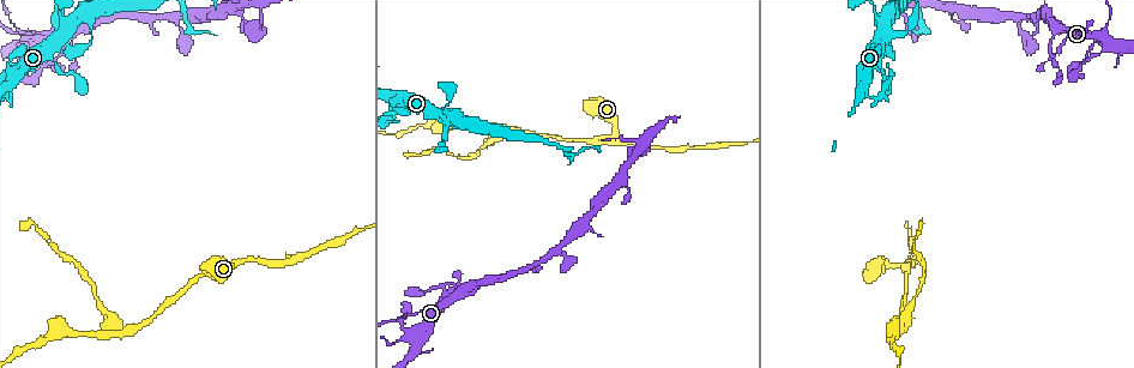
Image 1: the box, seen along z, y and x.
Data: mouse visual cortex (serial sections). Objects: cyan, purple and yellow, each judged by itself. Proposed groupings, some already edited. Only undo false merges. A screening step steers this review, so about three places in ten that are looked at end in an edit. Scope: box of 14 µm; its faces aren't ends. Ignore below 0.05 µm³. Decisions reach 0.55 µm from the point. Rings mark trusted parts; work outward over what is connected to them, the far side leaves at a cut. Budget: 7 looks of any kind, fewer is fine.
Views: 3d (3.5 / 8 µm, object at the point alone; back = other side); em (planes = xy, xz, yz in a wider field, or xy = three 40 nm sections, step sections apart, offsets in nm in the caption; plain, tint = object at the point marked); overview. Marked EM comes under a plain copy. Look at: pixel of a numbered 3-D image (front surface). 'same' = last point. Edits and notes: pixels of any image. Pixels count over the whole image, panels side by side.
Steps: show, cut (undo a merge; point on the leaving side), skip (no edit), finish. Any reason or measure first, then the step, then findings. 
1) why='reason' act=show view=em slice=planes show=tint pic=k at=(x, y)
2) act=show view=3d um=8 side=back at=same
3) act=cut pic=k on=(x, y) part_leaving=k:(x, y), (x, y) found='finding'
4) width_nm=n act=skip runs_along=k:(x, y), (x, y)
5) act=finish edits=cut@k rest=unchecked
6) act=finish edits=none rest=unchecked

why='abrupt turn' act=show view=3d um=8 pic=1 at=(1106, 43)

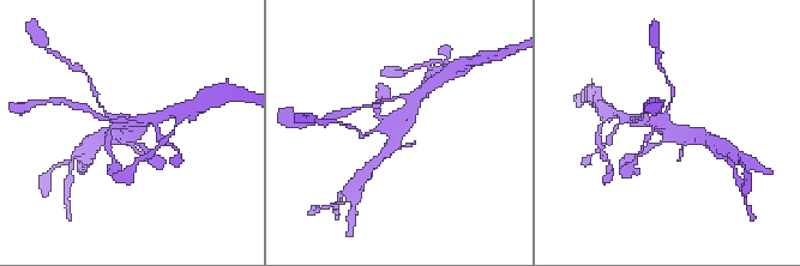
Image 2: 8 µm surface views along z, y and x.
why='zoom in' act=show view=3d um=3.5 pic=2 at=(666, 133)

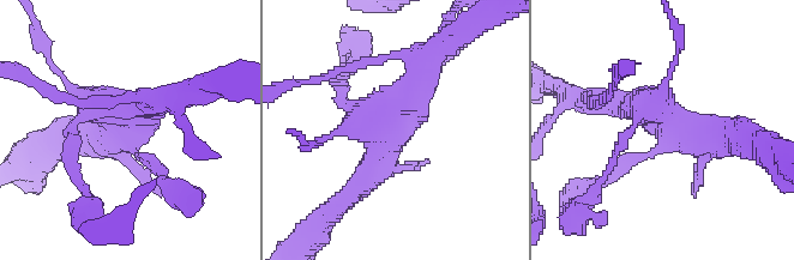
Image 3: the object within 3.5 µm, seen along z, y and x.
why='now the EM' act=show view=em slice=xy step=2 show=tint pic=3 at=(123, 125)

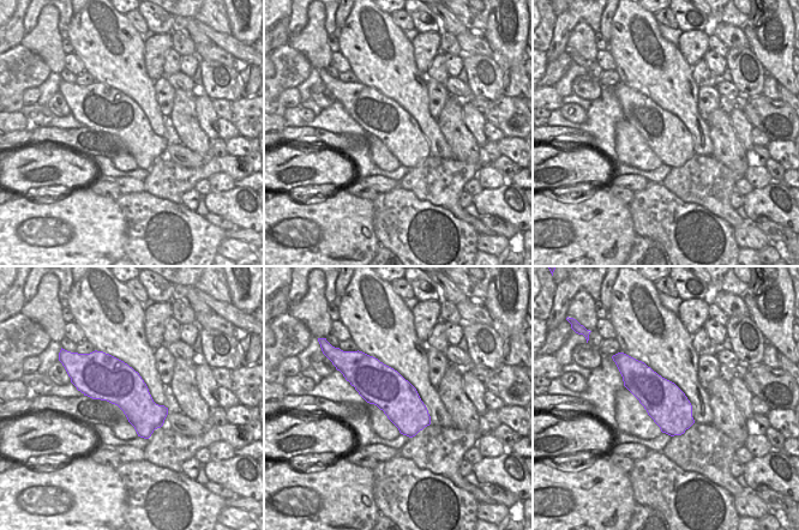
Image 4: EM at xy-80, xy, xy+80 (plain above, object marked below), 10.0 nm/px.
act=skip runs_along=3:(145, 104), (109, 104), (157, 167) found='continuous, no second cell'

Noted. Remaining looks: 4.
act=show view=3d um=3.5 pic=1 at=(1058, 28)

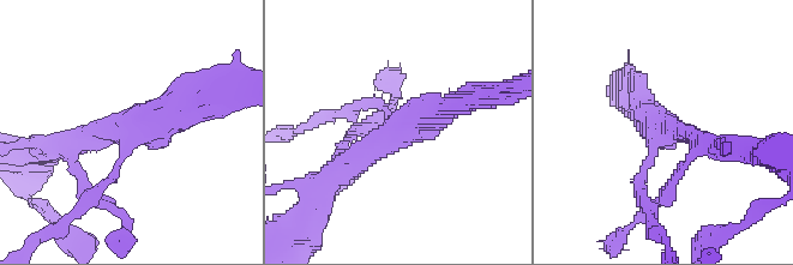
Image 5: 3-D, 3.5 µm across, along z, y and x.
arms=3 arm_widths_nm=150,250,350 act=show view=em slice=xy step=5 show=tint pic=5 at=(132, 127)

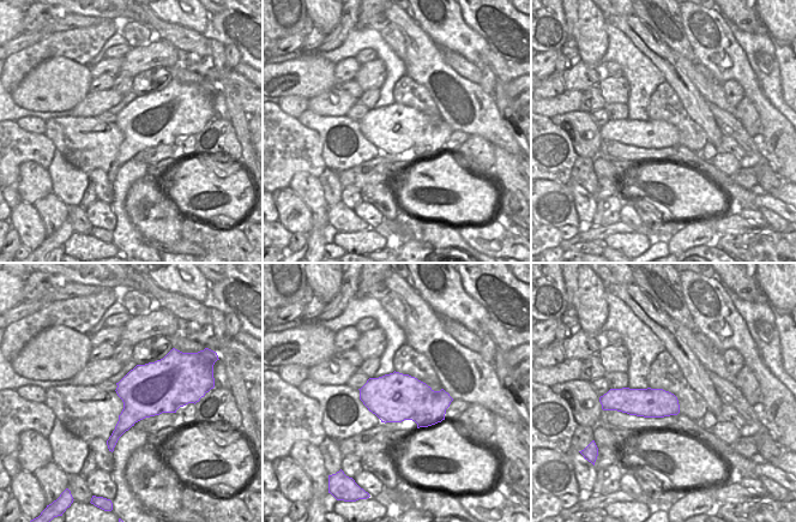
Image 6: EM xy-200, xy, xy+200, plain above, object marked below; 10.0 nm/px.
act=skip runs_along=5:(337, 169), (470, 98) found='continuous, no second cell'

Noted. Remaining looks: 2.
why='sharp bend' act=show view=3d um=3.5 side=back pic=1 at=(263, 21)

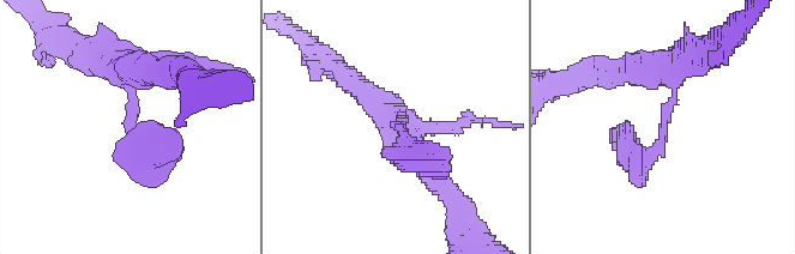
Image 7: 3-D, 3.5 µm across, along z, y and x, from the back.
why='shape alone is not enough' act=show view=em slice=xy step=1 show=tint pic=7 at=(400, 128)

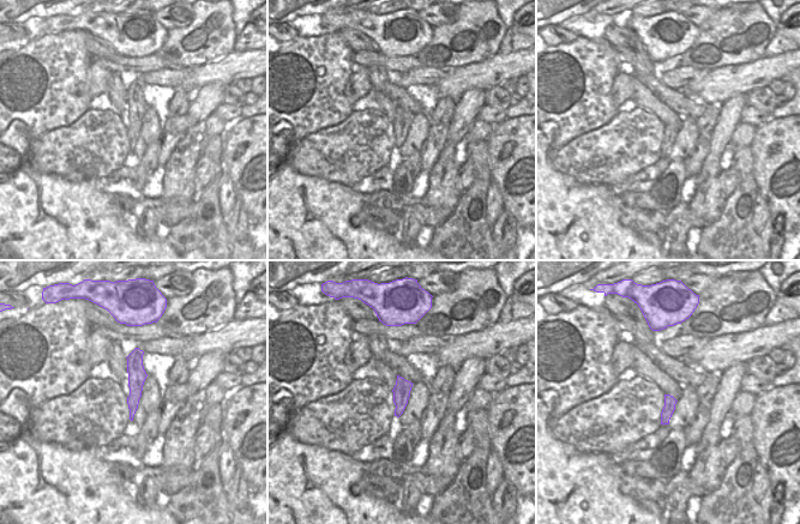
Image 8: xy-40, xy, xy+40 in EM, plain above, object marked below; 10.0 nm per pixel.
act=skip runs_along=8:(137, 351), (132, 410) found='all the same cell'

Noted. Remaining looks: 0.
act=finish edits=none rest=unchecked

